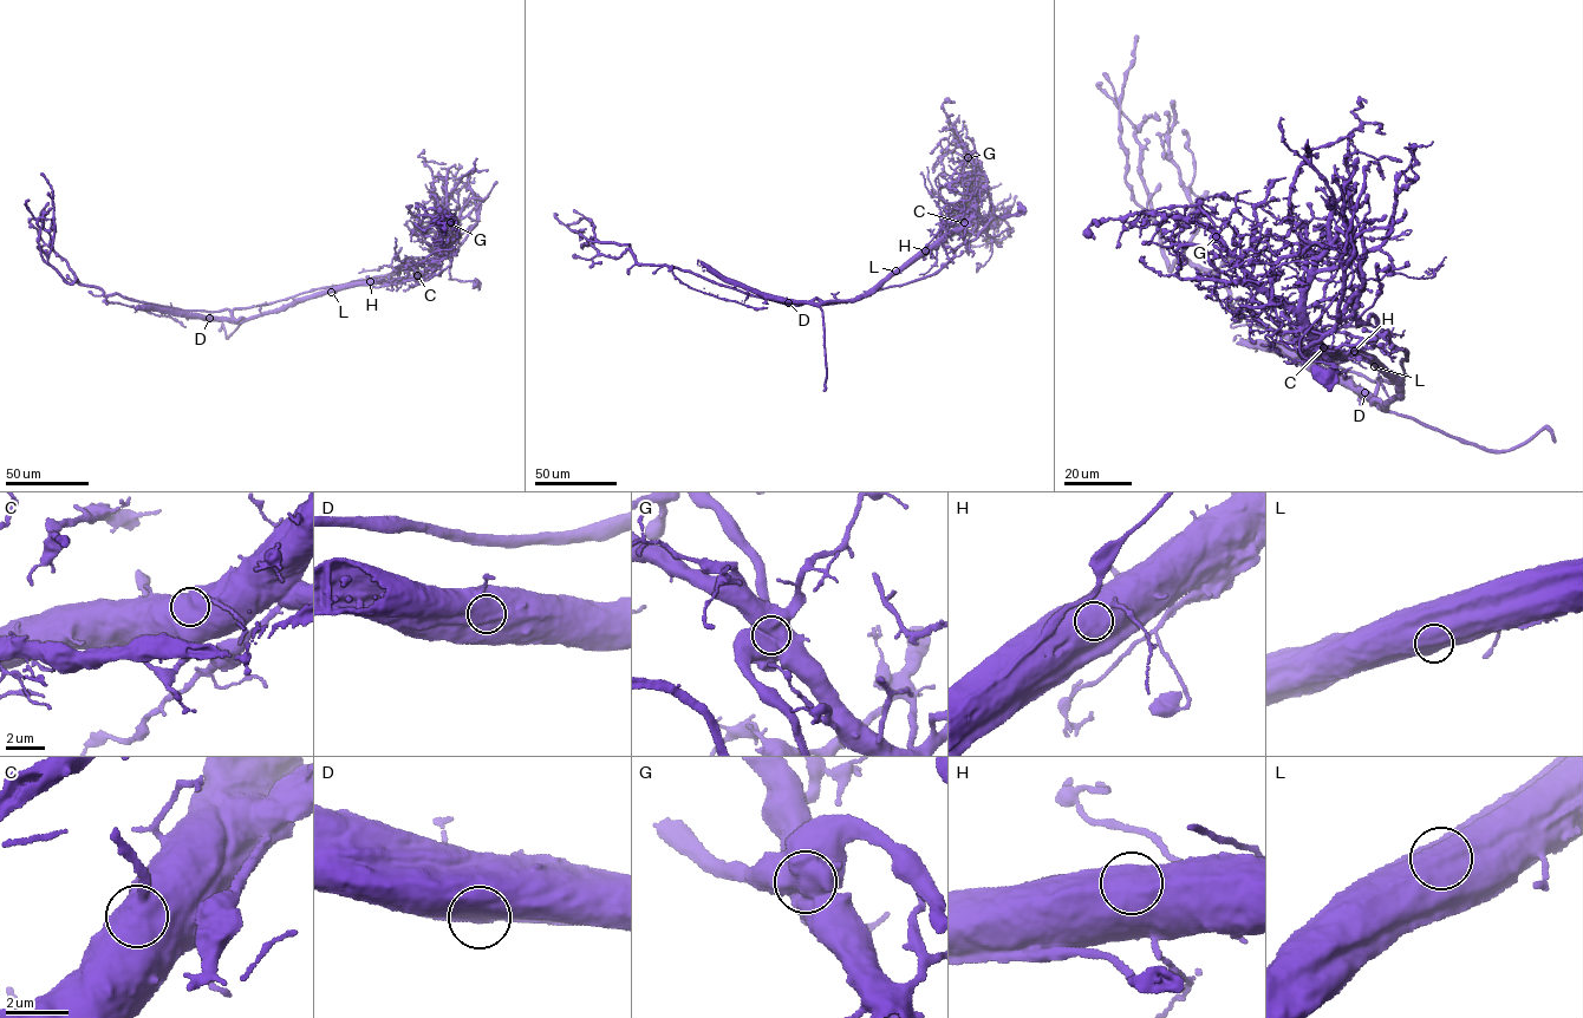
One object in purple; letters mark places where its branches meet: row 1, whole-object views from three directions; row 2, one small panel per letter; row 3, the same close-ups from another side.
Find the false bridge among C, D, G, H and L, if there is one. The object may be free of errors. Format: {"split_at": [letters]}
{"split_at": ["G"]}

